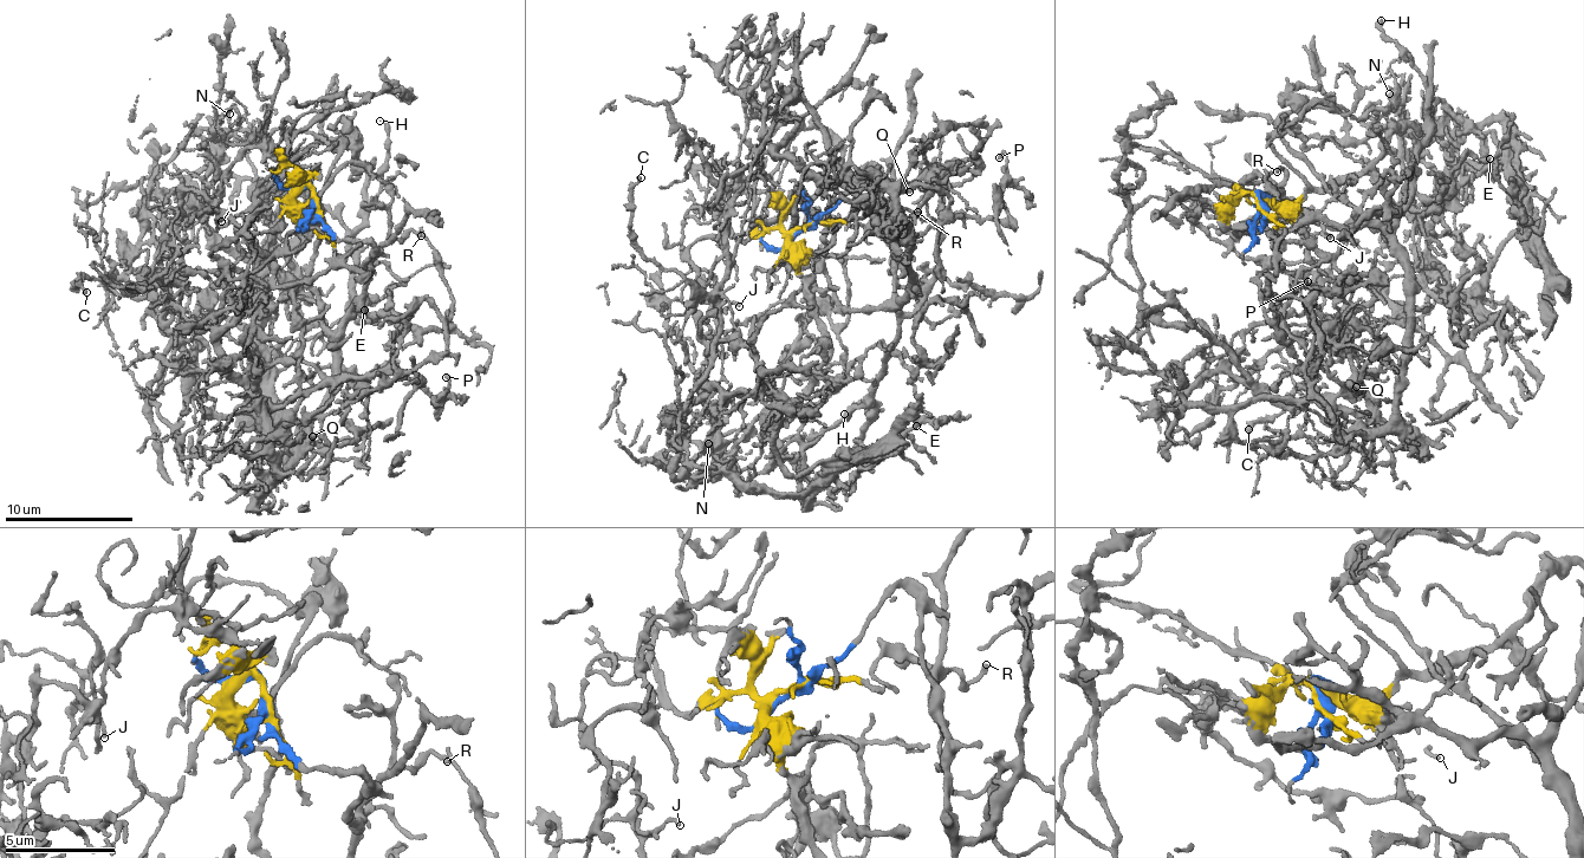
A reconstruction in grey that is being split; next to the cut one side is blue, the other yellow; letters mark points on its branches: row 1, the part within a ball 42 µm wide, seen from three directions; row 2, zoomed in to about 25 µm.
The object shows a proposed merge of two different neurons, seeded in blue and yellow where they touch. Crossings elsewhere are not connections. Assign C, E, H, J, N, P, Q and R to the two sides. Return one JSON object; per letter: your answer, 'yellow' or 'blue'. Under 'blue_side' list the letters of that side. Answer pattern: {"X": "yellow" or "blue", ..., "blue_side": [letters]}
{"C": "yellow", "E": "blue", "H": "blue", "J": "yellow", "N": "yellow", "P": "blue", "Q": "blue", "R": "blue", "blue_side": ["E", "H", "P", "Q", "R"]}

